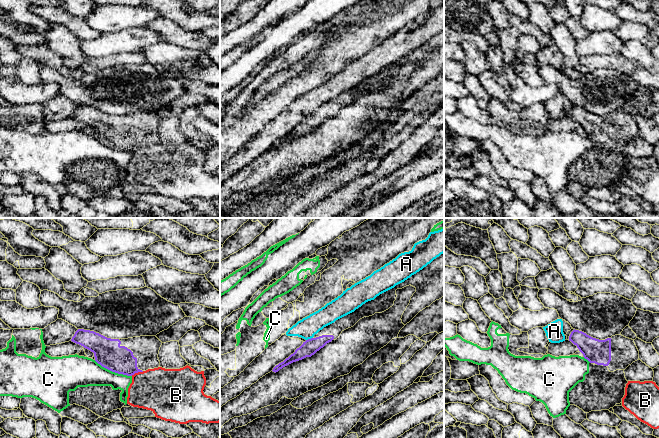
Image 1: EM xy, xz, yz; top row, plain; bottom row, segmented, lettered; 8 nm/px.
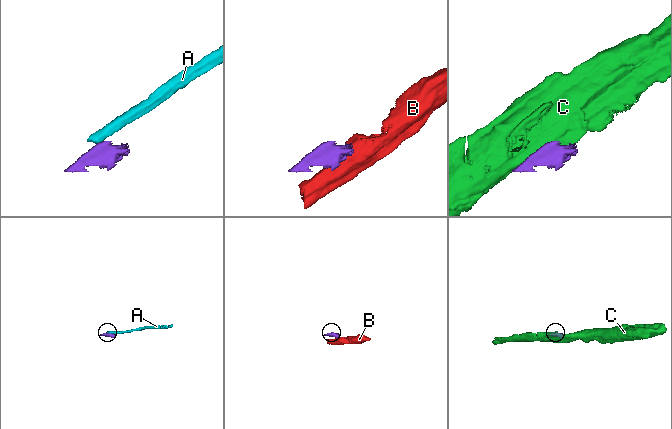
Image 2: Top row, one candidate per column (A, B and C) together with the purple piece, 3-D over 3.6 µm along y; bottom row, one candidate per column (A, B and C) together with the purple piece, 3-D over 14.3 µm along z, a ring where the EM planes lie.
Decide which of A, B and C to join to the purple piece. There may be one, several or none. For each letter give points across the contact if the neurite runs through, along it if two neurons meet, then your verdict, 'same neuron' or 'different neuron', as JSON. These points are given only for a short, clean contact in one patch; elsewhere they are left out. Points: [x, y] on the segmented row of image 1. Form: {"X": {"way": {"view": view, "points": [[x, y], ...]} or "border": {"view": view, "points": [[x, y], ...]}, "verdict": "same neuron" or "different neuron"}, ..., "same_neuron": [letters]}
{"A": {"border": {"view": "xz", "points": [[312, 337], [306, 340]]}, "verdict": "different neuron"}, "B": {"border": {"view": "xy", "points": [[143, 371], [138, 371], [131, 375]]}, "verdict": "different neuron"}, "C": {"verdict": "different neuron"}, "same_neuron": []}

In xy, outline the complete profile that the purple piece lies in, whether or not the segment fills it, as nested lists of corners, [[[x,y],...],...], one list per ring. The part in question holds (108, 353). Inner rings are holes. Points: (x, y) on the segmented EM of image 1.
[[[78,329],[71,341],[93,352],[98,364],[118,374],[132,376],[138,372],[160,367],[158,354],[162,342],[156,336],[111,339],[94,331]]]

